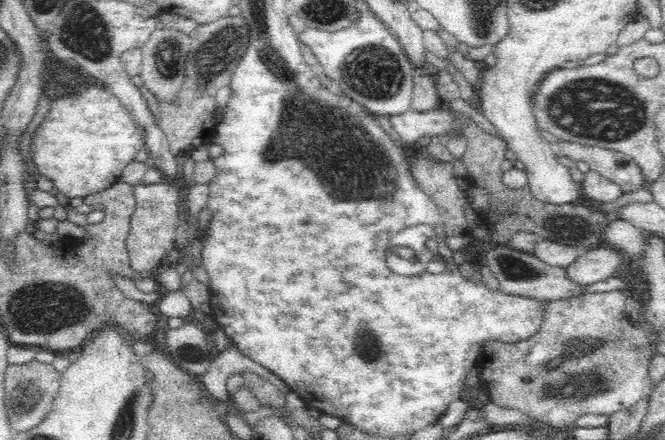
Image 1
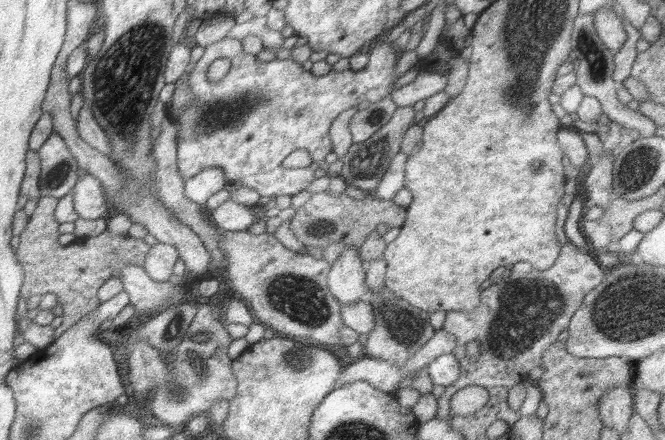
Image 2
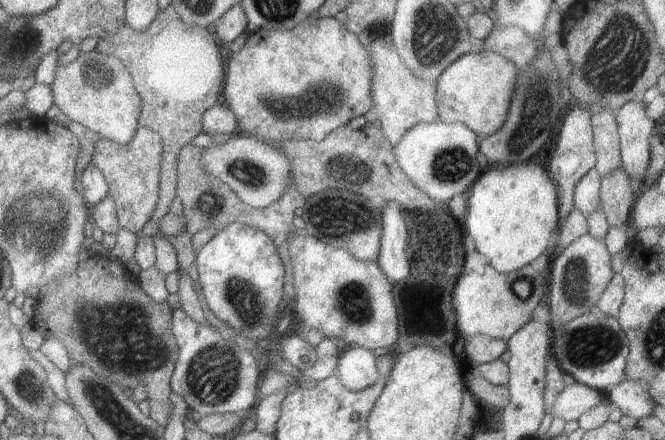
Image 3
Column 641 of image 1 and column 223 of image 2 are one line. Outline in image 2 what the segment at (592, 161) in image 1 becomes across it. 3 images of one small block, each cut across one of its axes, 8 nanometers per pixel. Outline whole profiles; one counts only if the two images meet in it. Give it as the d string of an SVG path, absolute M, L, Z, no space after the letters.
M205 168L193 178L185 178L185 198L193 200L197 206L205 204L213 194L227 186L227 176L221 168Z

